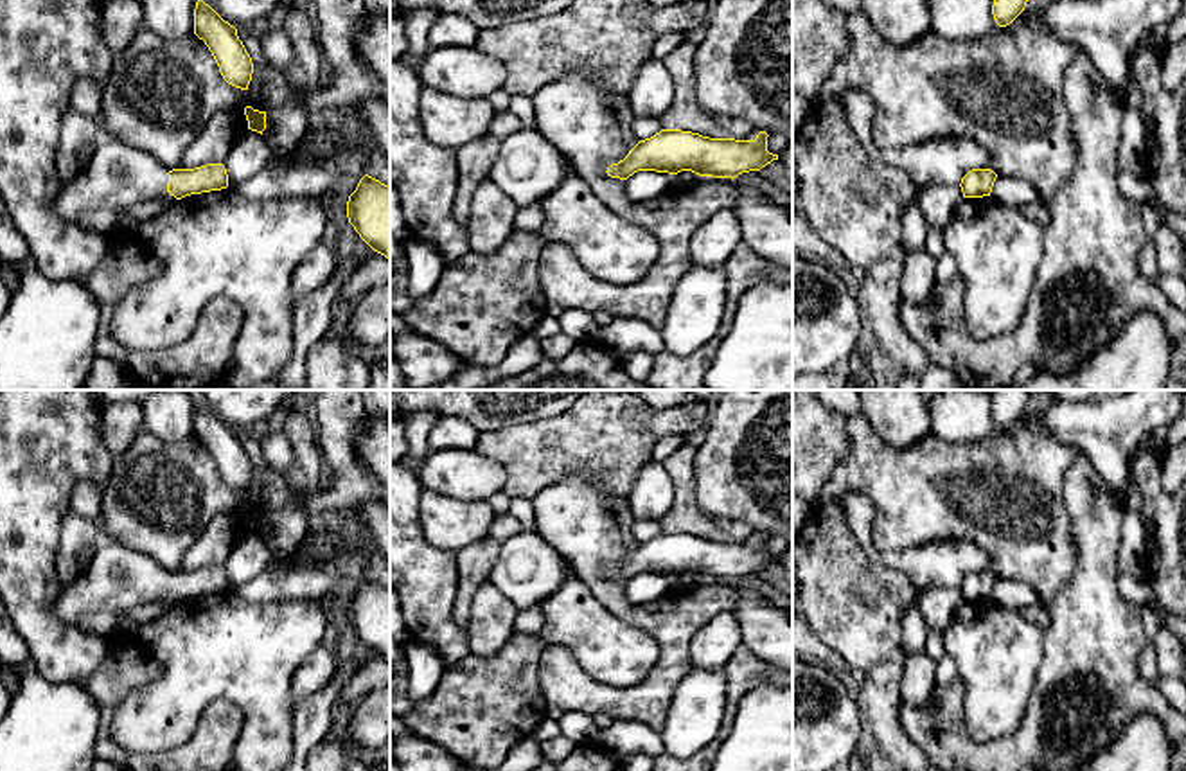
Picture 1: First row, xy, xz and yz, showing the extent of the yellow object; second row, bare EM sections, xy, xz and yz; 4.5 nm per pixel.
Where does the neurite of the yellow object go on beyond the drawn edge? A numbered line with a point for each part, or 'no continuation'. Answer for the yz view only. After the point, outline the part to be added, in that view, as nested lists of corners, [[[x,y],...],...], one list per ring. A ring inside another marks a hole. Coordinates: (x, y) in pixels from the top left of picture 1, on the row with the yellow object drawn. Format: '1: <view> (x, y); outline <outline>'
no continuation

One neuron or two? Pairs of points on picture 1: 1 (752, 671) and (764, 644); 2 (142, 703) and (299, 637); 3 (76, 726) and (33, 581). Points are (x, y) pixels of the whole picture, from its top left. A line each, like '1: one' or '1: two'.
1: two
2: one
3: two

